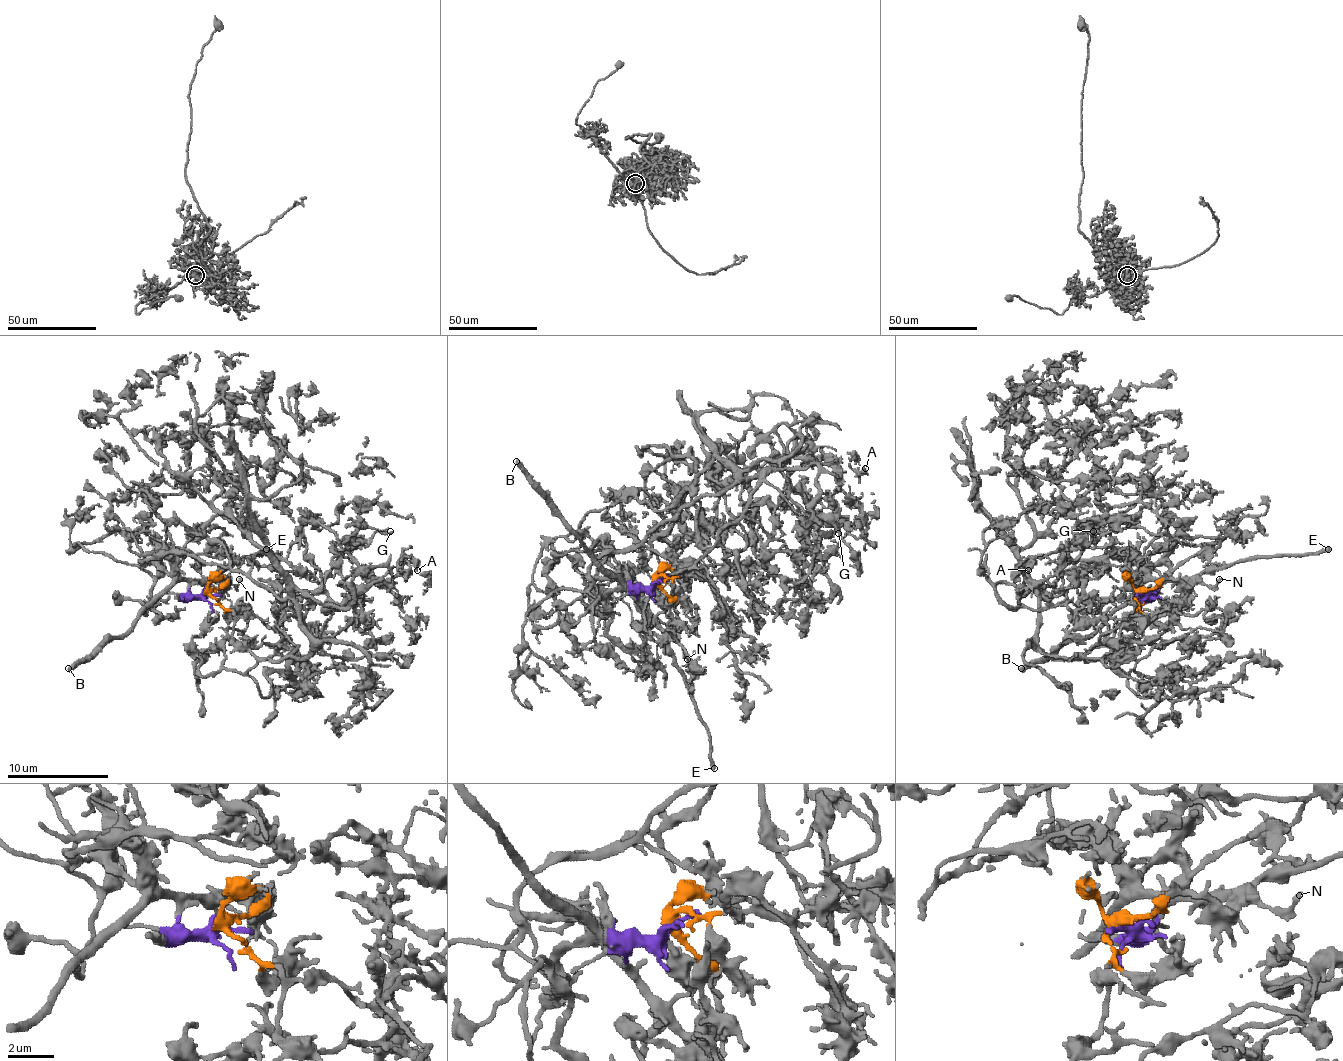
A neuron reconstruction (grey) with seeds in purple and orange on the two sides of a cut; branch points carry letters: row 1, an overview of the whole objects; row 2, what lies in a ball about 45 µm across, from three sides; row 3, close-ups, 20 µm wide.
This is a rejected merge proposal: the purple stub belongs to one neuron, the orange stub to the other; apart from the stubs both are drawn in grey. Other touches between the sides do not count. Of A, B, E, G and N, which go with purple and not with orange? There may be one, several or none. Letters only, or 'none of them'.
B, E, N

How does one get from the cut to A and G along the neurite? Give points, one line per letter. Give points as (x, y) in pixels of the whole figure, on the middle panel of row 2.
A: (657, 581), (677, 569), (644, 539), (761, 460), (788, 458), (796, 435), (798, 458), (851, 453), (864, 468)
G: (657, 581), (677, 569), (644, 539), (761, 460), (788, 458), (796, 435), (781, 498), (839, 534)

